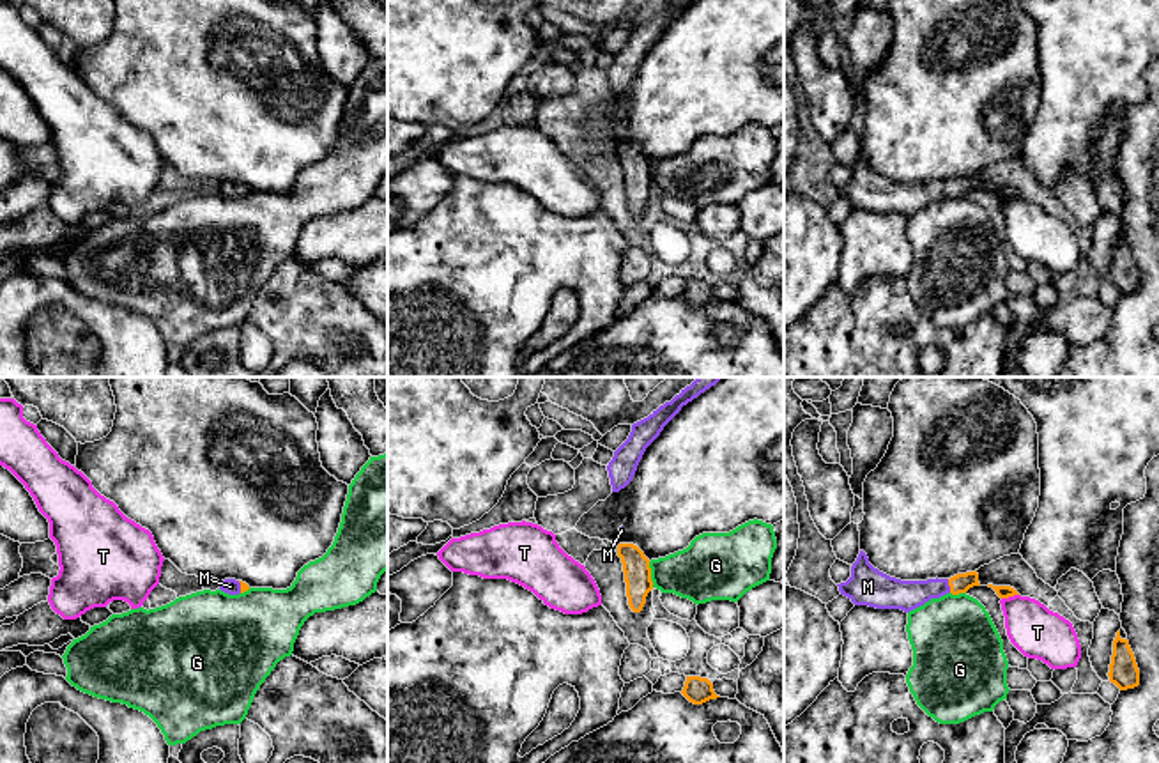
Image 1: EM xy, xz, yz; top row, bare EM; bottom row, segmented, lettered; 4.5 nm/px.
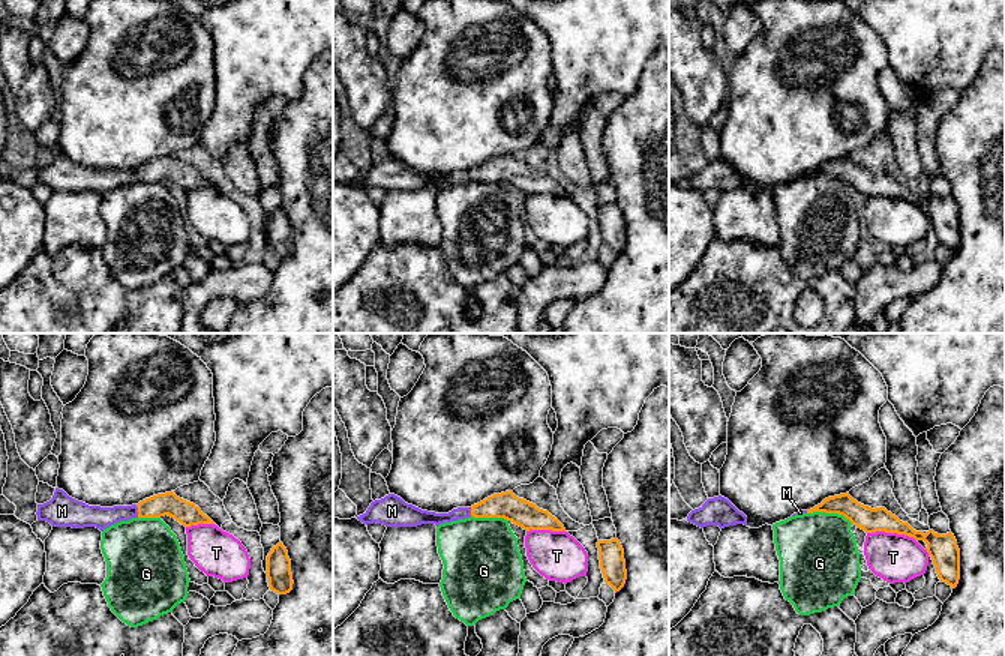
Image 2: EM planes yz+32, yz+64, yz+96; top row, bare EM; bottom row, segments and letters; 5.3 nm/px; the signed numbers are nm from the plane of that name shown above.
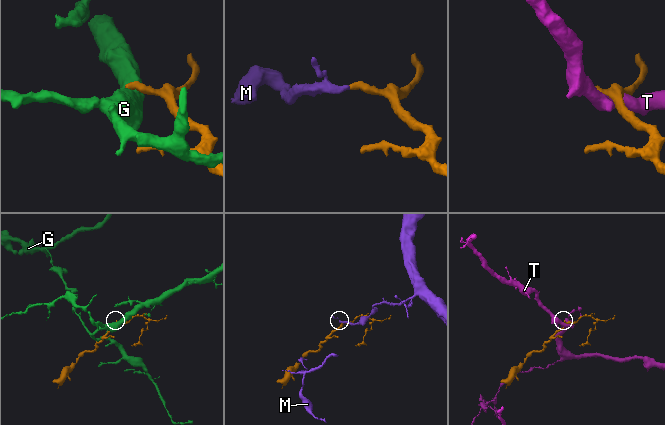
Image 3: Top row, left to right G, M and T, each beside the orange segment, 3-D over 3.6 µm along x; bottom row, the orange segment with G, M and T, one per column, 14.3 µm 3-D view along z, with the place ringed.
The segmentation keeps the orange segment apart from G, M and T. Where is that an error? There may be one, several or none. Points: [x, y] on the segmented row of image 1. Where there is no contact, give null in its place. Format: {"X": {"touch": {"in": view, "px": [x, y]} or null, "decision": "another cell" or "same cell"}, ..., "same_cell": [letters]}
{"G": {"touch": {"in": "xz", "px": [650, 574]}, "decision": "another cell"}, "M": {"touch": {"in": "yz", "px": [949, 585]}, "decision": "same cell"}, "T": {"touch": {"in": "yz", "px": [1009, 595]}, "decision": "another cell"}, "same_cell": ["M"]}

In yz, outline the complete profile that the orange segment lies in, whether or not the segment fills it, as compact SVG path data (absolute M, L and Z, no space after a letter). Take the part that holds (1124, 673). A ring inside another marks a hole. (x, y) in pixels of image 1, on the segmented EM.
M1120 630L1113 641L1113 655L1109 664L1109 682L1120 690L1134 689L1140 685L1140 669L1127 639L1120 637Z

